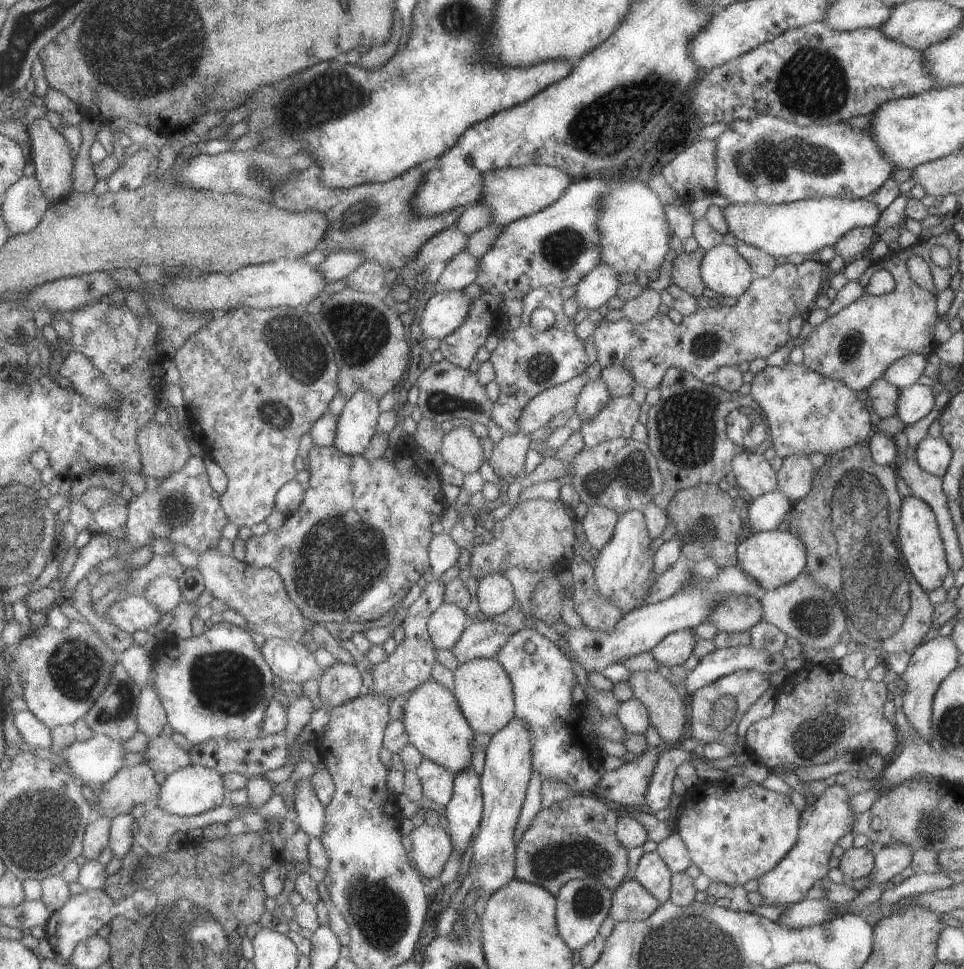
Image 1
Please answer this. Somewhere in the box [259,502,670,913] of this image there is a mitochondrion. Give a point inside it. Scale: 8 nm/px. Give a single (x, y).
(318, 564)

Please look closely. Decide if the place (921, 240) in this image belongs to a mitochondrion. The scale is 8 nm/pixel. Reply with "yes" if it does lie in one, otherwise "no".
no

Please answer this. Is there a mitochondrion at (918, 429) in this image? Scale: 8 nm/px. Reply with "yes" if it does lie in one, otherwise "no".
no

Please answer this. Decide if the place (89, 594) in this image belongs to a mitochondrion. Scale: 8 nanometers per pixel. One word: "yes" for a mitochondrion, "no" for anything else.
no

